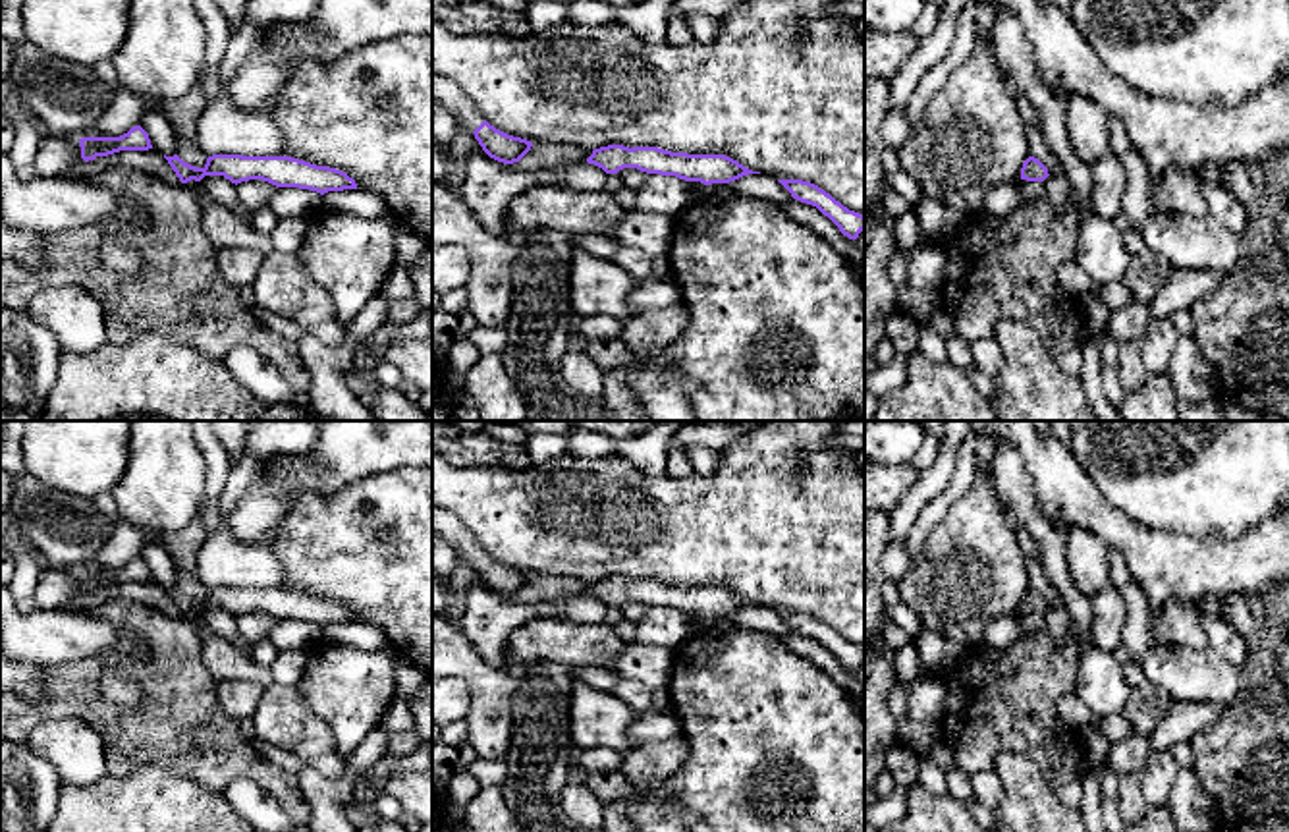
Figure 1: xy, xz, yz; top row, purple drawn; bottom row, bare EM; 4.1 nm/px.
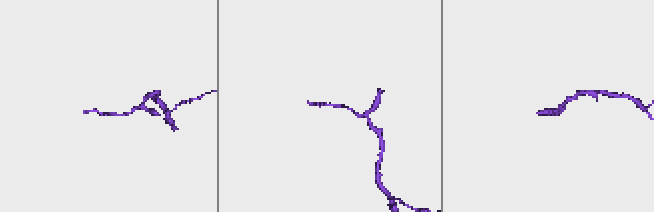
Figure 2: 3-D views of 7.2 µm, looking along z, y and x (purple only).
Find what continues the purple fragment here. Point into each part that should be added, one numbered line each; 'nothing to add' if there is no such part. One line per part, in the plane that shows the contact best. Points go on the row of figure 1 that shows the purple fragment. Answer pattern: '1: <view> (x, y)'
nothing to add

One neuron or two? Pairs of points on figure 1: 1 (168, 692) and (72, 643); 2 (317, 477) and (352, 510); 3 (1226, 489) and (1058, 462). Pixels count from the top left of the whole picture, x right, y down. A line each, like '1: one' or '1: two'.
1: two
2: two
3: two

